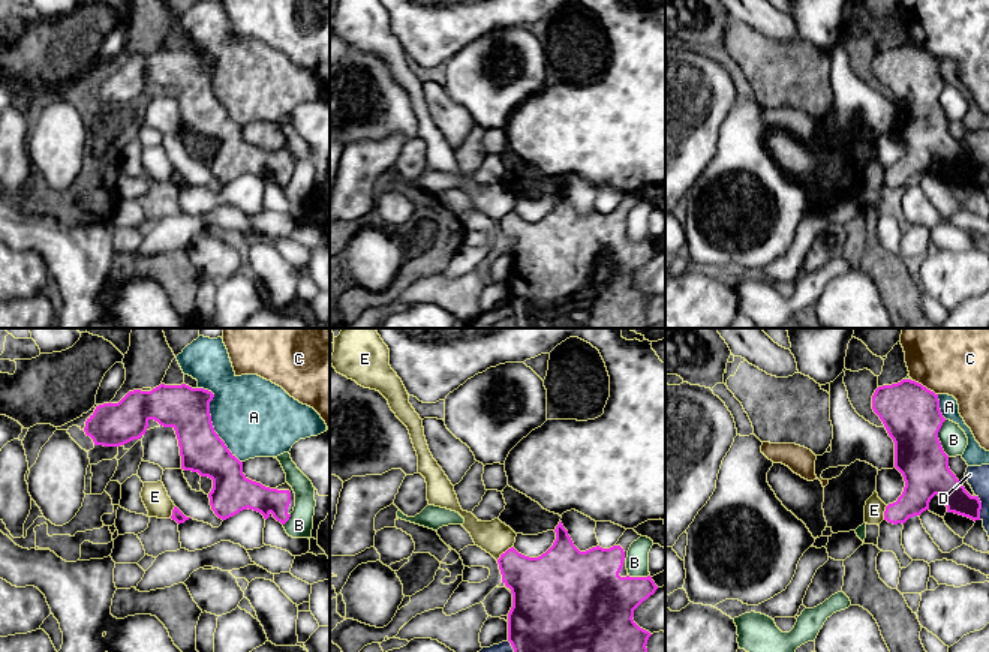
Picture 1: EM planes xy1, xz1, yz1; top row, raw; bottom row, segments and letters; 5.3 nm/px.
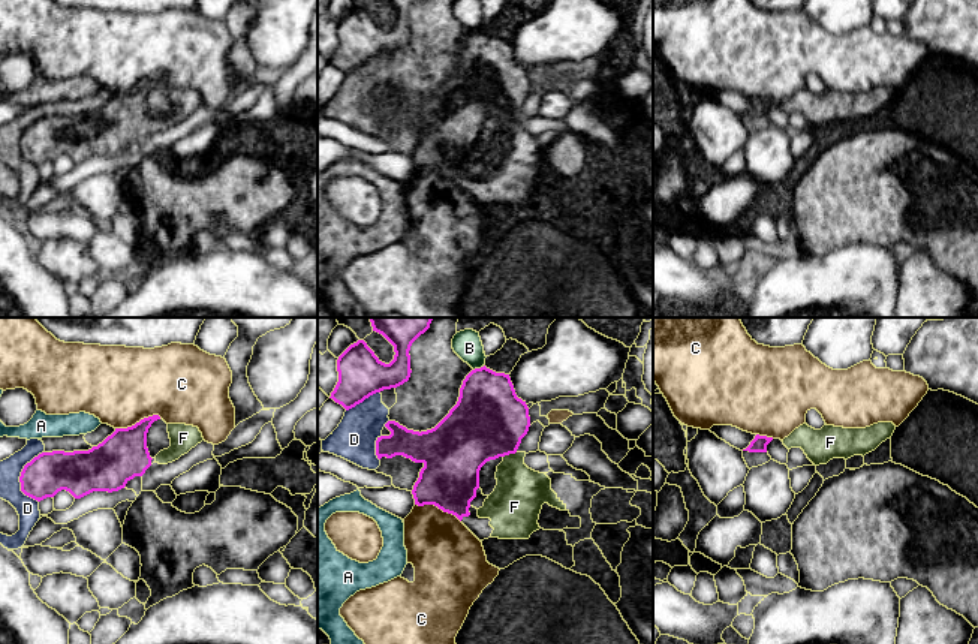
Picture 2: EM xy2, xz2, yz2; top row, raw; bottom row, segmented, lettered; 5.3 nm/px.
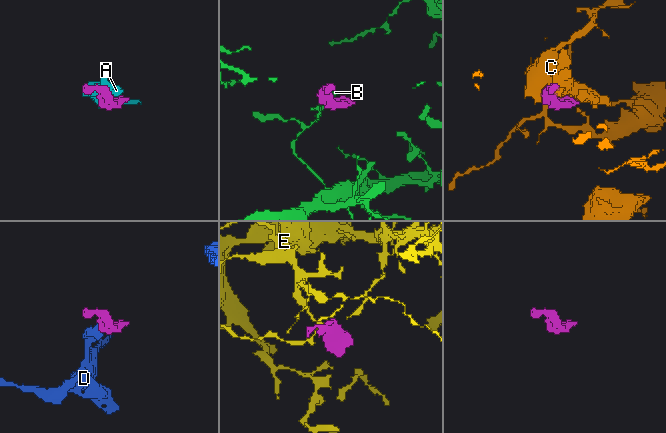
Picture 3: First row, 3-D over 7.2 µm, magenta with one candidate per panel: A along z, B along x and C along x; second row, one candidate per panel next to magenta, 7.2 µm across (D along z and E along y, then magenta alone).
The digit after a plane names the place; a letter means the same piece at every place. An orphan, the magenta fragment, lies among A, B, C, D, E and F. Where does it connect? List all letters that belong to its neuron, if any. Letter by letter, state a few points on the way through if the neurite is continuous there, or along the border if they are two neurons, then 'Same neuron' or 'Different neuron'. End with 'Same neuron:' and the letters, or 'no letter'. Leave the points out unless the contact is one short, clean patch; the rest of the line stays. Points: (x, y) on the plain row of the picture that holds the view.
A: Different neuron
B: Different neuron
C: Different neuron
D: Different neuron
E: Boundary: xz1 (513, 210), (496, 224). Different neuron
F: Path across: xz2 (488, 86), (509, 117), (512, 141), (520, 158). Same neuron
Same neuron: F

